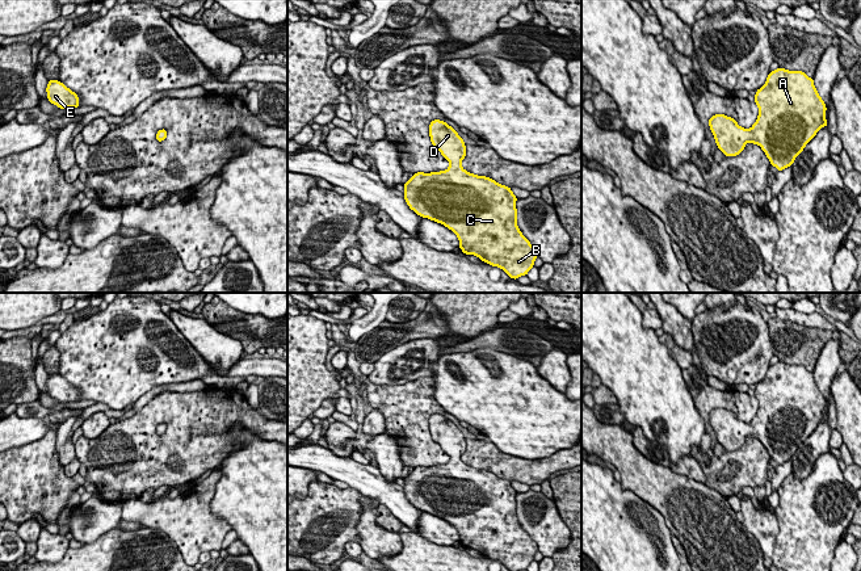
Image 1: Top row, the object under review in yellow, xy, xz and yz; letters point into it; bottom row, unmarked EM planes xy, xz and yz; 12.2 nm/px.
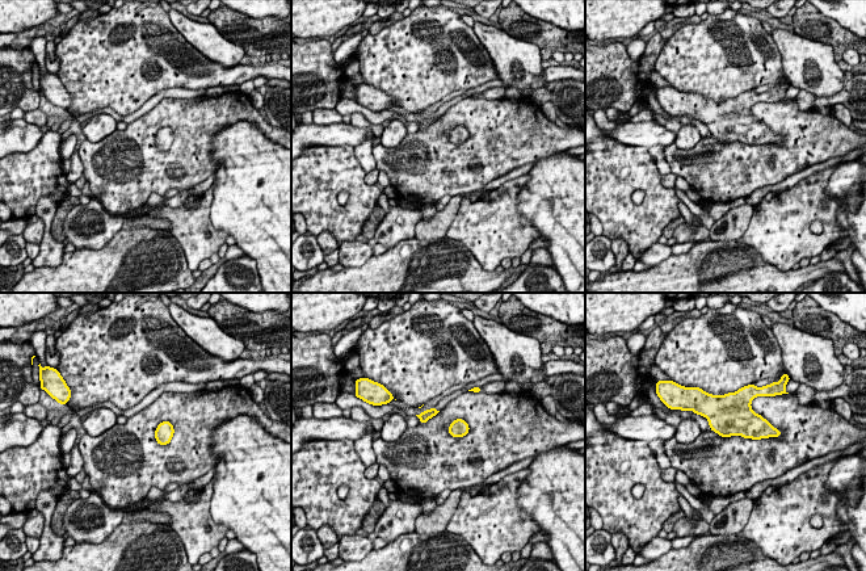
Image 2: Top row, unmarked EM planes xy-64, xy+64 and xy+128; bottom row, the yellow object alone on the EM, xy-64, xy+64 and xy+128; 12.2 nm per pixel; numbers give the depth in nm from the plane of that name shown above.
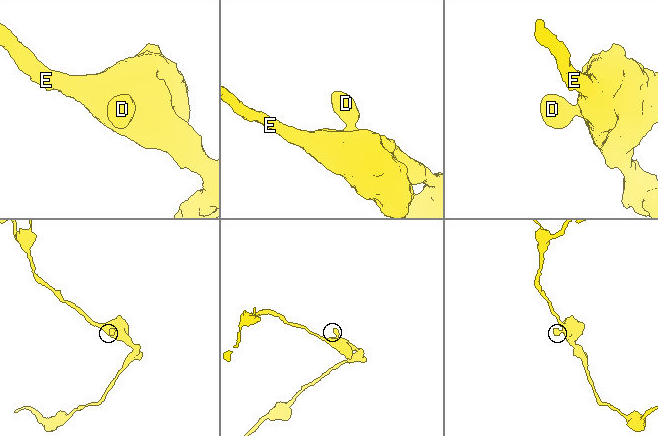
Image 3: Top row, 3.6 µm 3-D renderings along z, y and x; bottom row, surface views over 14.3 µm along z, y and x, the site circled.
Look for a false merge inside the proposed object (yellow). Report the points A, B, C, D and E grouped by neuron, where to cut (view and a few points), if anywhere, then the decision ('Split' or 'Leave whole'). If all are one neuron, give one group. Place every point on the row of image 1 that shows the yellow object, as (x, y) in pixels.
Groups: A B C D E. No split. Leave whole

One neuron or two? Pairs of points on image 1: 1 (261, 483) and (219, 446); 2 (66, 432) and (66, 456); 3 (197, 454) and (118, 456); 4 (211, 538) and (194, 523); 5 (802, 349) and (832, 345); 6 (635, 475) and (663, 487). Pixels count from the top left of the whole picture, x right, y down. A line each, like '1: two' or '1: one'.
1: two
2: one
3: one
4: one
5: two
6: one

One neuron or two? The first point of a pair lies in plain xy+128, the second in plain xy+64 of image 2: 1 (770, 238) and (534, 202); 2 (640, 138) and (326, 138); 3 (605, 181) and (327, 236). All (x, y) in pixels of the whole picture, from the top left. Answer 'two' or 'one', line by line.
1: two
2: one
3: two

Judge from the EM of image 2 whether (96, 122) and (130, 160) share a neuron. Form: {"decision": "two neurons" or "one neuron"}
{"decision": "two neurons"}

